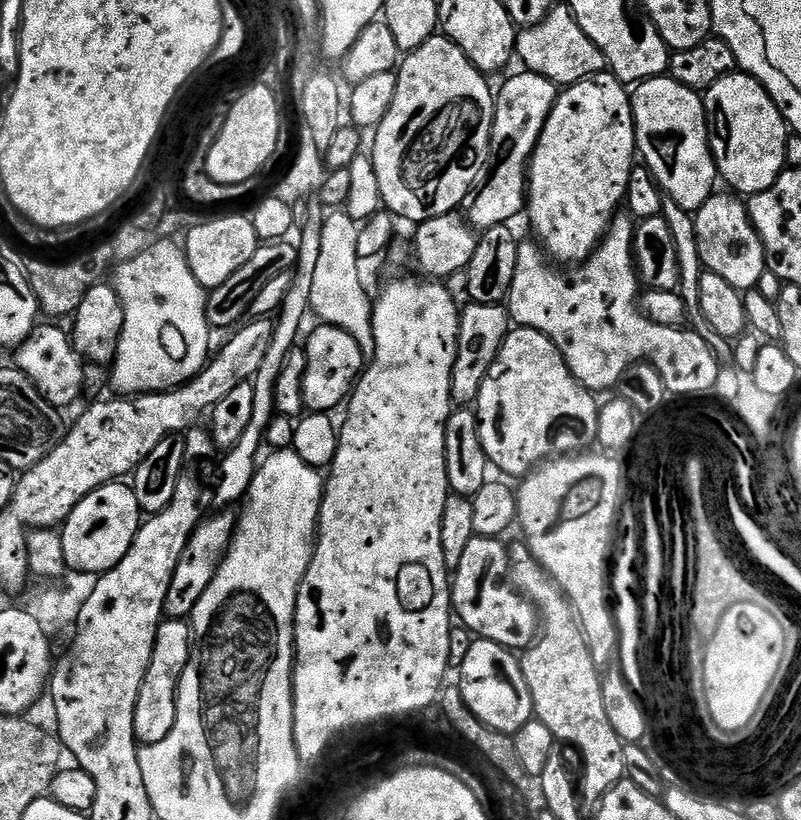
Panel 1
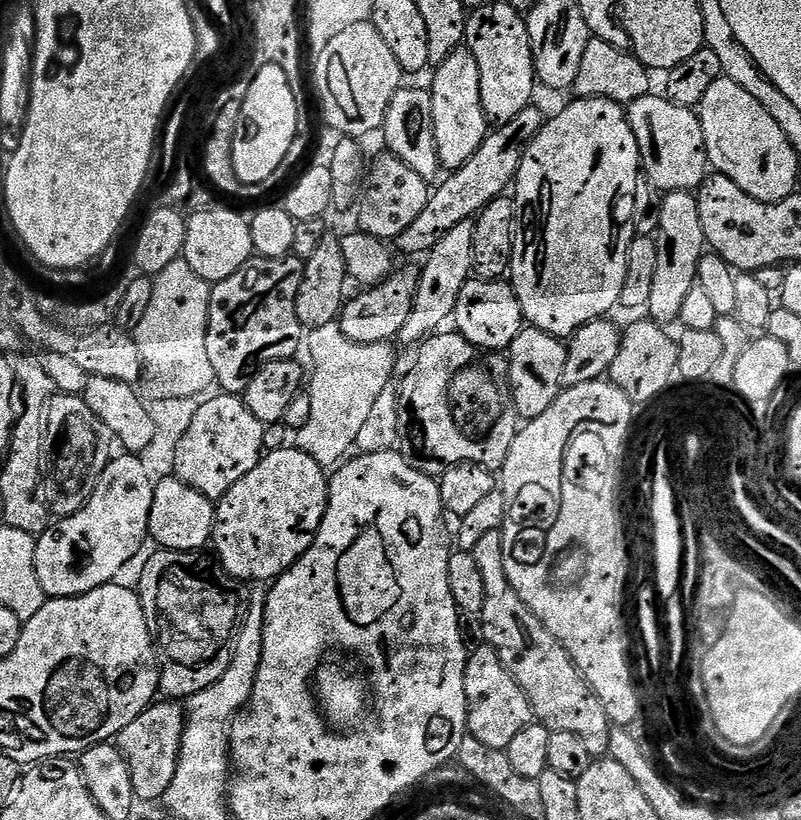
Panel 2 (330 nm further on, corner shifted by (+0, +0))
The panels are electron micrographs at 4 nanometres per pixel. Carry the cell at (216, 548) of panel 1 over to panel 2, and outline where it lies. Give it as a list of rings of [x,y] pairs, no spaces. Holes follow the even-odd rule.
[[[295,446],[286,450],[274,450],[260,457],[258,466],[242,478],[242,482],[234,482],[230,490],[220,497],[216,504],[216,525],[212,531],[211,547],[220,565],[230,575],[241,582],[252,580],[275,581],[286,570],[294,567],[310,550],[318,530],[322,526],[322,518],[328,509],[328,481],[326,470],[310,454]]]

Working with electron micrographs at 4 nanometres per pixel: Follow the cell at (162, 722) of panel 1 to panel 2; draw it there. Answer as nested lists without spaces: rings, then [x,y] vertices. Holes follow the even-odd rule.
[[[156,550],[148,565],[140,572],[138,591],[152,631],[152,643],[160,661],[160,692],[169,701],[184,702],[206,690],[226,674],[236,649],[236,637],[246,619],[245,605],[249,603],[247,583],[236,580],[220,565],[215,555],[198,552],[169,552]]]

